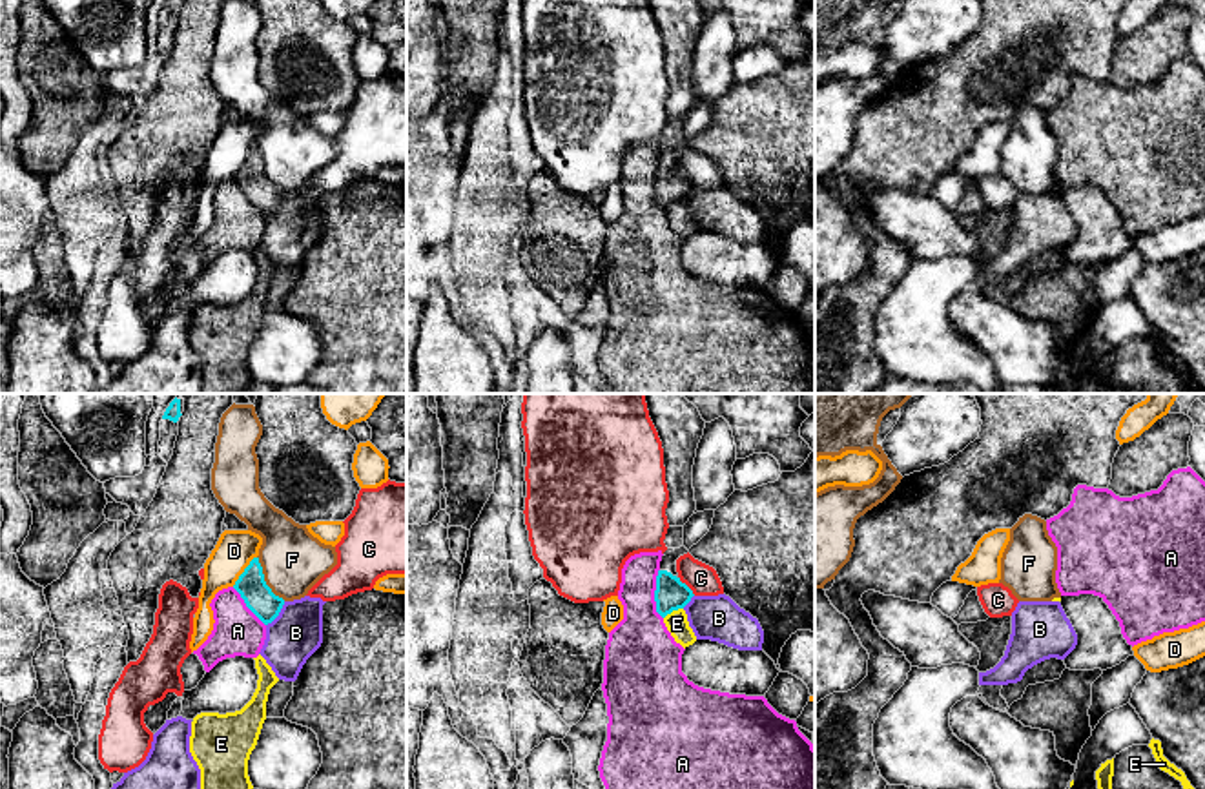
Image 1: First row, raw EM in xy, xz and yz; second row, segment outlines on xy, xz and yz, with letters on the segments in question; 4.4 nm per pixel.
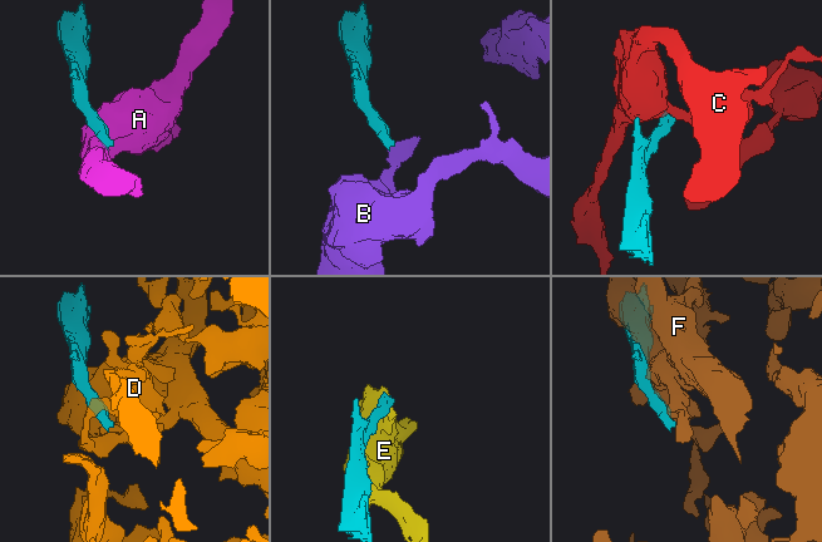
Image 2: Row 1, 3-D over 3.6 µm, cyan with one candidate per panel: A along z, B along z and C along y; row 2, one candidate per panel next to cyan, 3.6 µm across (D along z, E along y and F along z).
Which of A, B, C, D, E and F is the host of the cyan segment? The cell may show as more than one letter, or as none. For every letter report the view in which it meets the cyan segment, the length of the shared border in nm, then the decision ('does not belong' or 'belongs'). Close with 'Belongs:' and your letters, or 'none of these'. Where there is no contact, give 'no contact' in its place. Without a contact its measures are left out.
A: meets cyan in xz; contact 220 nm long; does not belong
B: meets cyan in xy; contact 140 nm long; does not belong
C: meets cyan in xz; contact 120 nm long; does not belong
D: meets cyan in xy; contact 170 nm long; does not belong
E: meets cyan in xz; contact 100 nm long; does not belong
F: meets cyan in xy; contact 240 nm long; does not belong
Belongs: none of these

